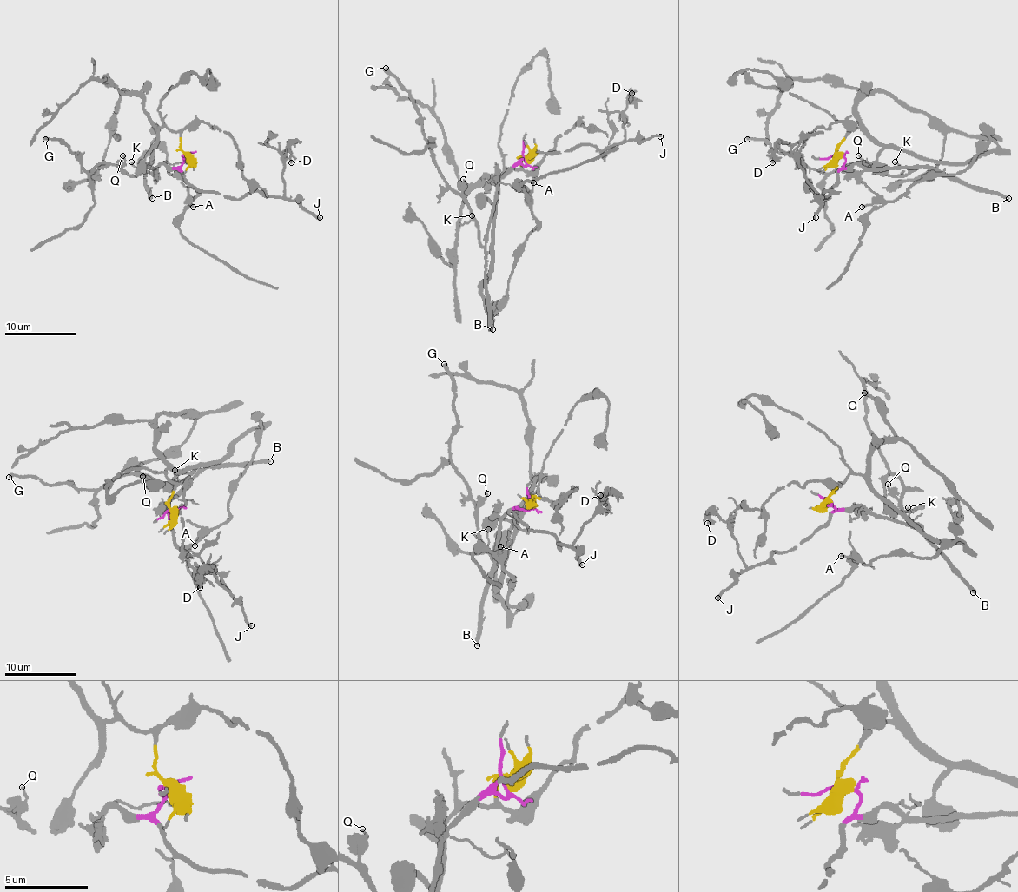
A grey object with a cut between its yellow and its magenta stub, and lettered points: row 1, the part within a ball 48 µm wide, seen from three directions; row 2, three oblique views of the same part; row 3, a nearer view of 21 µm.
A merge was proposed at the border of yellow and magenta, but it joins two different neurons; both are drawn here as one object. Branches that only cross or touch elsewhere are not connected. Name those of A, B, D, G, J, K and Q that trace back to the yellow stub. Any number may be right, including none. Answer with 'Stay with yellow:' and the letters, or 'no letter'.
Stay with yellow: A

